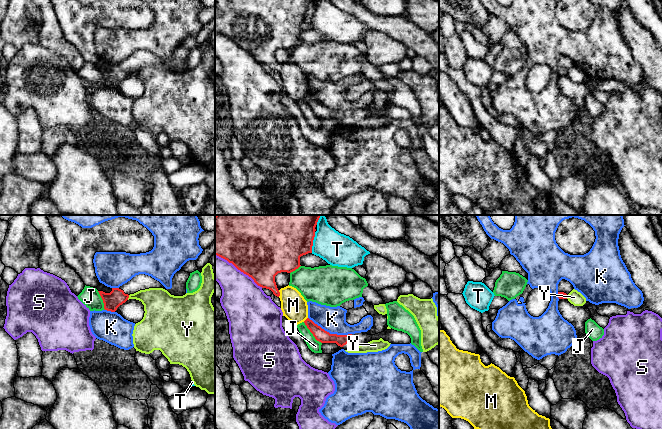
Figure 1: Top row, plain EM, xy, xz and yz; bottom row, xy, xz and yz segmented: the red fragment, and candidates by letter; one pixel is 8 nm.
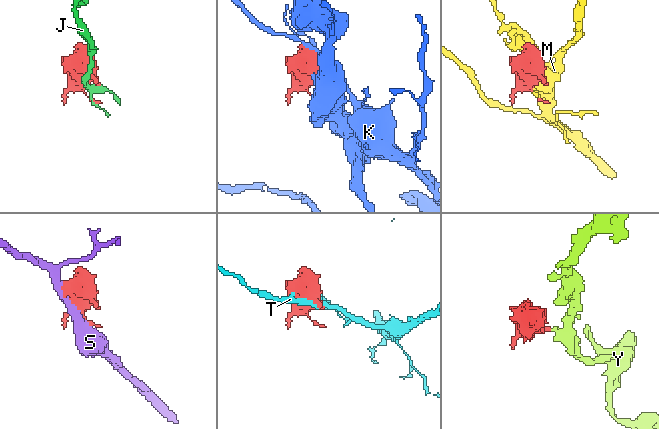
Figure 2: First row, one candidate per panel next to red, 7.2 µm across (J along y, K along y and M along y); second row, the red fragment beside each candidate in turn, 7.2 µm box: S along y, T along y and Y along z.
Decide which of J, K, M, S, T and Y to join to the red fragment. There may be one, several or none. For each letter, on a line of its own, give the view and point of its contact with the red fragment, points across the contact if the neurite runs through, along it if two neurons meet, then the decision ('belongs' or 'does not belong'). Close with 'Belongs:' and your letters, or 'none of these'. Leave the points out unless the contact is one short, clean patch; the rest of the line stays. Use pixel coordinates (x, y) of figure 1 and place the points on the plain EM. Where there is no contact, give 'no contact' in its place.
J: xz (311, 108) | does not belong
K: xz (329, 109) | does not belong
M: xz (279, 69) | does not belong
S: xz (239, 45) | does not belong
T: xz (312, 18) | does not belong
Y: xy (128, 73) | along xy (129, 71), (127, 75) | does not belong
Belongs: none of these

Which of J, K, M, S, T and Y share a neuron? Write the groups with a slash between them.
J / K / M / S / T / Y

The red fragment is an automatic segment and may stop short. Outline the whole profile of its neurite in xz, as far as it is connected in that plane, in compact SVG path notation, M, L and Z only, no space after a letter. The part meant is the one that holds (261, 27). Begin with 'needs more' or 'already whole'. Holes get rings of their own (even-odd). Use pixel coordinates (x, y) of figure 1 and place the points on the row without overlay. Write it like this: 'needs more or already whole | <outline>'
already whole | M215 0L215 31L232 39L238 46L251 53L254 58L269 65L277 73L280 68L275 52L281 48L291 49L298 45L300 33L312 29L317 0Z

